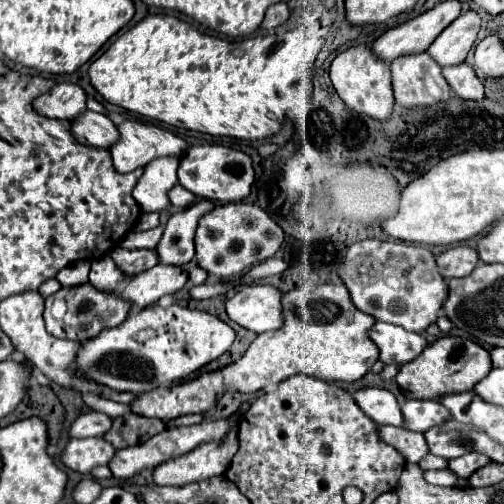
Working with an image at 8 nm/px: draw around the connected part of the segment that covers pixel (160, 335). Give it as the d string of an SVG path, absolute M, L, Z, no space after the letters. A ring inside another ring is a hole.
M151 305L127 317L123 325L105 329L99 337L91 337L91 341L83 341L79 345L79 357L75 357L75 369L79 369L83 377L91 377L91 381L107 385L107 389L141 395L155 387L185 379L221 357L233 341L235 331L215 315L181 305Z

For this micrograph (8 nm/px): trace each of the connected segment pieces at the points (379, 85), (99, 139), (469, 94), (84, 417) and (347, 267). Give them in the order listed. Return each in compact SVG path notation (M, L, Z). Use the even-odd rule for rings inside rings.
M353 45L341 51L329 69L333 87L337 95L345 101L347 107L351 107L357 113L375 117L377 121L389 119L393 111L393 89L391 89L391 71L385 61L379 61L379 57L373 55L373 51L365 45Z
M83 111L81 117L73 119L71 133L81 145L97 149L109 149L119 139L119 131L113 121L107 115L95 111Z
M453 65L443 69L443 77L447 79L449 87L461 97L461 99L471 99L471 101L481 101L483 95L483 83L475 75L475 71L467 65Z
M81 413L69 427L69 437L101 437L111 429L111 417L103 413Z
M369 239L353 243L337 269L337 275L349 289L351 301L359 311L415 333L423 333L437 321L441 305L447 299L447 285L437 273L431 251L419 245L405 245L403 241Z

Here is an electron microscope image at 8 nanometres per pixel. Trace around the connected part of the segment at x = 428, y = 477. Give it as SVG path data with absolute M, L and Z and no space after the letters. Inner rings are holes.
M441 469L441 471L425 471L423 473L425 481L431 483L431 485L443 485L443 487L453 487L457 483L457 477L455 473L451 473L449 469Z

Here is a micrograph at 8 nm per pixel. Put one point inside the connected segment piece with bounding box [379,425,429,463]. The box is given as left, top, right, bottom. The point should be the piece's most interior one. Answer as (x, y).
(411, 445)

